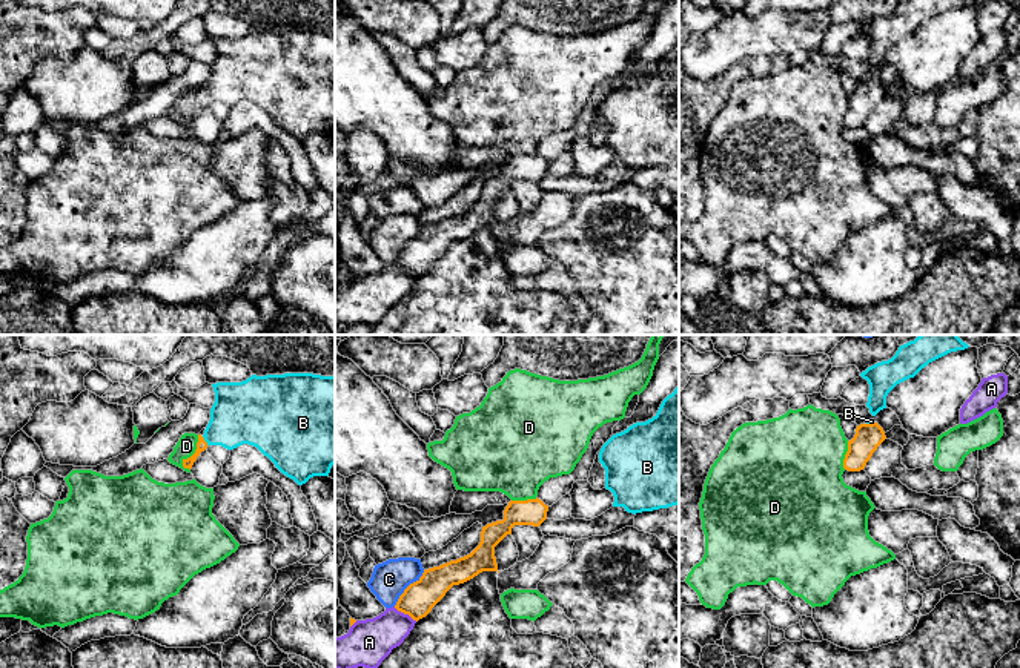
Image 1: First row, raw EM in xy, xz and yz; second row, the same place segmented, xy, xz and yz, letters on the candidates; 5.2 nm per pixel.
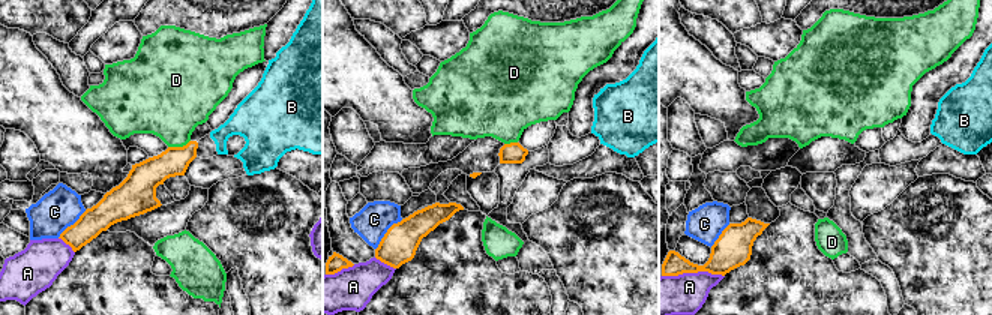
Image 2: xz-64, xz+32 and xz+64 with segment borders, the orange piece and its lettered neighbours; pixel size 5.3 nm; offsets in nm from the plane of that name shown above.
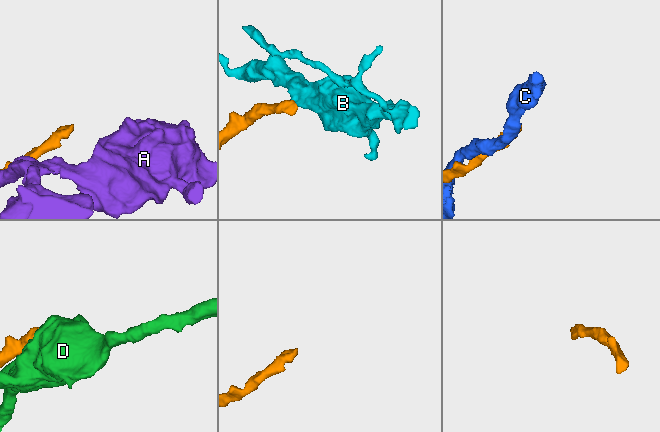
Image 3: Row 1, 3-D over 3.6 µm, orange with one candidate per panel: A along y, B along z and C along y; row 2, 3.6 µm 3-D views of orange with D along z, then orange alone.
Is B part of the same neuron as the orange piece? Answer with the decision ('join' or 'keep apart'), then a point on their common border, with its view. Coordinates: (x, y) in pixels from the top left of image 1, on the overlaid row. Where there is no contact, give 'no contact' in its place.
join; contact xy (205, 441)

